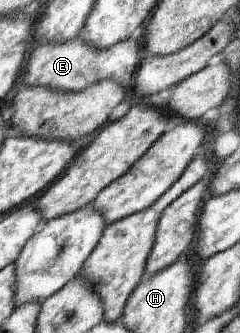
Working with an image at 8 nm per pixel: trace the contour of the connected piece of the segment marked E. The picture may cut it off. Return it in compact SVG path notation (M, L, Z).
M140 33L134 38L128 38L118 42L111 48L98 50L76 37L70 42L48 42L48 44L34 45L32 56L28 58L24 86L46 86L52 90L64 90L64 92L80 92L86 86L100 82L100 80L118 80L122 88L128 89L134 85L136 66L141 54Z

